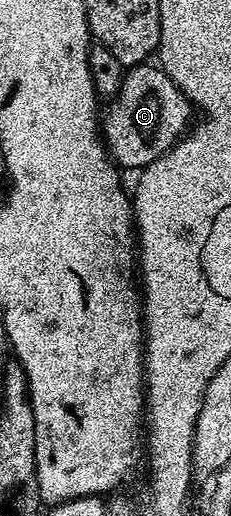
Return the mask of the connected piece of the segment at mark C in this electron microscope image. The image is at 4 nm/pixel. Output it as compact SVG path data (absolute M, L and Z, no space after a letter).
M156 64L131 67L125 73L120 91L105 106L108 107L105 110L103 107L102 110L104 145L117 167L133 172L154 164L154 160L162 157L171 146L175 146L189 133L192 114L194 115L194 107L183 90Z

